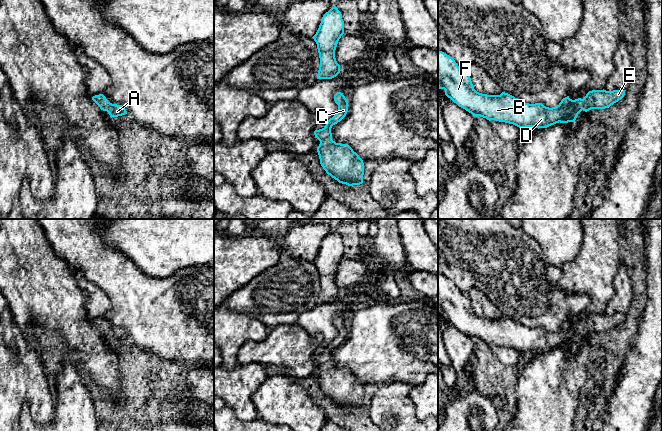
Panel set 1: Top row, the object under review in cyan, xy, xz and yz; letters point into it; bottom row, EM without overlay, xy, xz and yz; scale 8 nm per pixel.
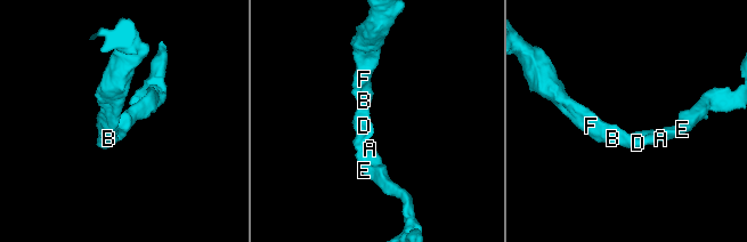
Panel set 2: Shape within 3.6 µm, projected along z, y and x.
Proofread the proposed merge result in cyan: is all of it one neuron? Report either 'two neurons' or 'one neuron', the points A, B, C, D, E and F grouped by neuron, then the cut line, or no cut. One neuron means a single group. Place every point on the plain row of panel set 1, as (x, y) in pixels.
one neuron; groups A B C D E F; cut none

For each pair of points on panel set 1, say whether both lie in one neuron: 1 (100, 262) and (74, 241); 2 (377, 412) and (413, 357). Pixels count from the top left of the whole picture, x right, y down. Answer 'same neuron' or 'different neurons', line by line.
1: same neuron
2: different neurons

